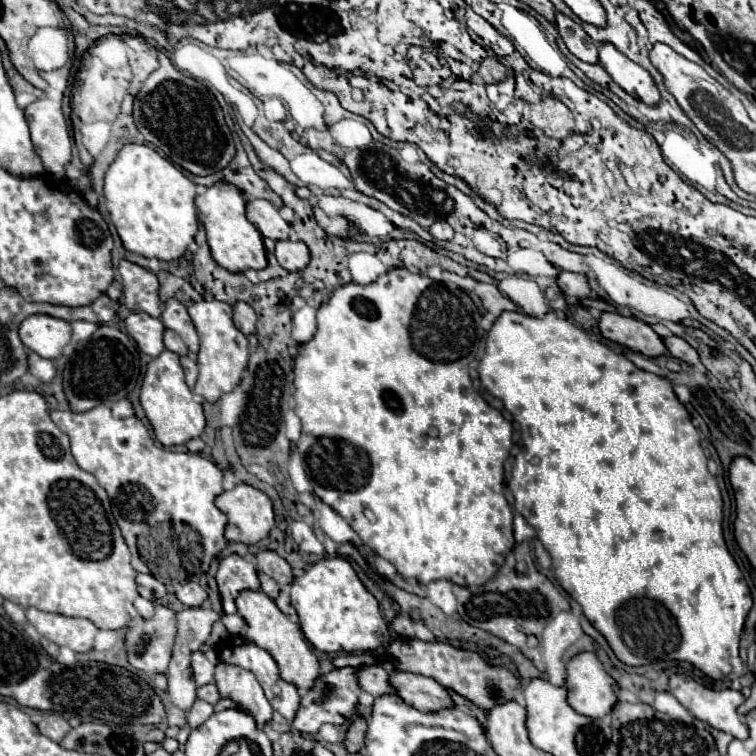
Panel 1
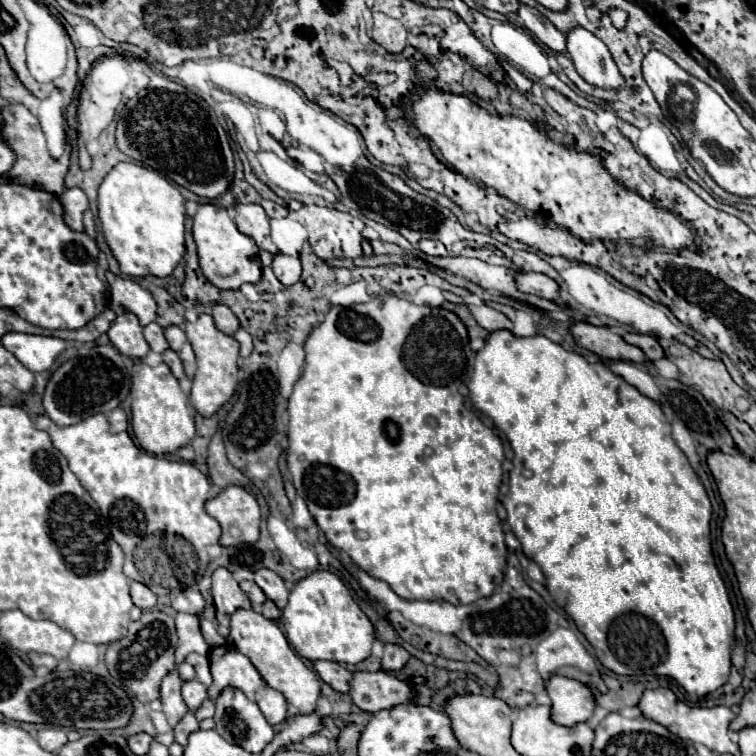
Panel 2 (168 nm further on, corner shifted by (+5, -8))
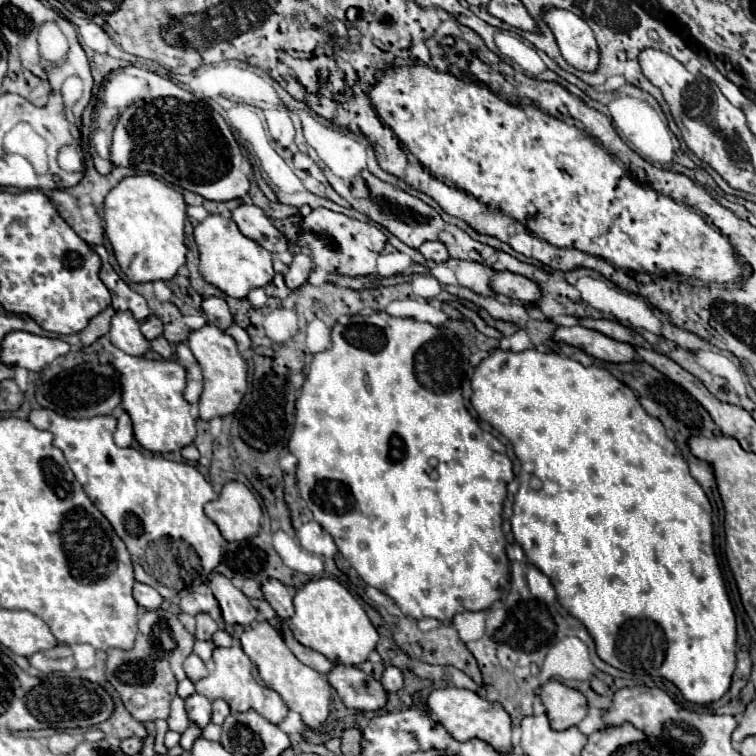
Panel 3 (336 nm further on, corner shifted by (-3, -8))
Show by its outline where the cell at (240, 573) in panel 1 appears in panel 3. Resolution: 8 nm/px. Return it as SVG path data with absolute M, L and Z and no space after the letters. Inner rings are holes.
M216 573L210 581L210 589L214 591L214 597L220 603L226 623L250 625L258 619L258 611L252 607L250 599L238 587L234 587L226 575Z

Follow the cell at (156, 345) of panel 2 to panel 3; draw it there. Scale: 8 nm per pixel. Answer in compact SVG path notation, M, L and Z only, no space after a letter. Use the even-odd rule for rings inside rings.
M150 315L144 323L142 323L142 335L148 339L148 341L154 341L162 335L164 327L162 327L162 321L156 317L156 315Z

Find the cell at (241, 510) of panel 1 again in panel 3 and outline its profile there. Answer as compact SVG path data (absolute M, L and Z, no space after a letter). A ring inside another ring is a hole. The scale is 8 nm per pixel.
M226 483L220 497L210 501L204 511L220 527L226 541L252 539L260 531L262 507L244 483Z

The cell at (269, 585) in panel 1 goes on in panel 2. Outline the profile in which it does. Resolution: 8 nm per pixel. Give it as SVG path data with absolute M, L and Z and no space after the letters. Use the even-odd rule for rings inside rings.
M242 581L240 589L250 597L250 601L252 601L254 607L260 607L266 601L266 595L262 593L262 589L254 581Z

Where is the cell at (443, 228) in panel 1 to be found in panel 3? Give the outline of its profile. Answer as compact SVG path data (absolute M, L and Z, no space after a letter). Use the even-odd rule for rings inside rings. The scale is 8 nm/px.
M426 241L420 249L418 249L426 259L432 259L434 263L442 263L446 261L450 255L448 255L448 249L440 243L440 241Z

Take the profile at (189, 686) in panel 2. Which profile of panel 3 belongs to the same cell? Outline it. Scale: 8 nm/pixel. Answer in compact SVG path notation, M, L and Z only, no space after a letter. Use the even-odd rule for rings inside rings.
M194 693L186 699L186 711L190 721L198 723L200 727L206 727L210 723L210 715L212 715L212 703L208 701L208 697Z

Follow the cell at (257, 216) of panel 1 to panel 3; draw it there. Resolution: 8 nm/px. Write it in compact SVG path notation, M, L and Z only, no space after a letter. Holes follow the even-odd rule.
M240 205L232 211L232 219L246 237L254 239L270 253L284 253L288 249L288 239L274 227L270 217L260 207Z

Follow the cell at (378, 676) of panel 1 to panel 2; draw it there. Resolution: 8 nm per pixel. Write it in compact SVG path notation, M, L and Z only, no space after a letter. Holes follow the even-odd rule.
M314 661L312 665L314 665L316 673L320 675L320 679L324 683L328 683L332 689L336 689L340 693L348 691L348 681L350 681L352 673L346 667L342 667L336 661Z

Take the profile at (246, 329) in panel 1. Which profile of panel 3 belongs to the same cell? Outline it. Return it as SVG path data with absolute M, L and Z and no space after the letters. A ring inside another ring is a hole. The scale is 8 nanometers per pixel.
M208 297L208 299L204 299L202 309L206 313L206 319L210 323L216 323L220 329L228 329L234 323L232 313L228 309L228 303L224 299L220 299L220 297Z

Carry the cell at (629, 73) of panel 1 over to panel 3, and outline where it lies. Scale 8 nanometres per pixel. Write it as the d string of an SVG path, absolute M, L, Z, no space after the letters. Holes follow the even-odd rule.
M546 9L546 23L554 31L560 53L578 71L596 71L600 67L600 51L594 31L584 19L564 9Z

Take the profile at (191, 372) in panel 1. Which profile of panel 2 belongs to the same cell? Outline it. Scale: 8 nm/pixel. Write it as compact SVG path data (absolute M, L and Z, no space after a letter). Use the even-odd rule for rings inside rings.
M172 349L164 351L164 353L162 353L162 359L164 359L164 363L172 369L172 373L176 375L176 379L184 379L184 377L186 377L186 375L184 375L184 369L182 369L182 361L180 361L180 357L178 357Z

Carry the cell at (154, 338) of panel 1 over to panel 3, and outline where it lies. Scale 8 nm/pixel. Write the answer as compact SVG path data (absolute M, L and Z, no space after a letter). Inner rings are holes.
M130 311L116 313L112 317L112 327L108 335L110 341L128 355L144 355L150 349L150 343L140 331L140 323L134 319Z

